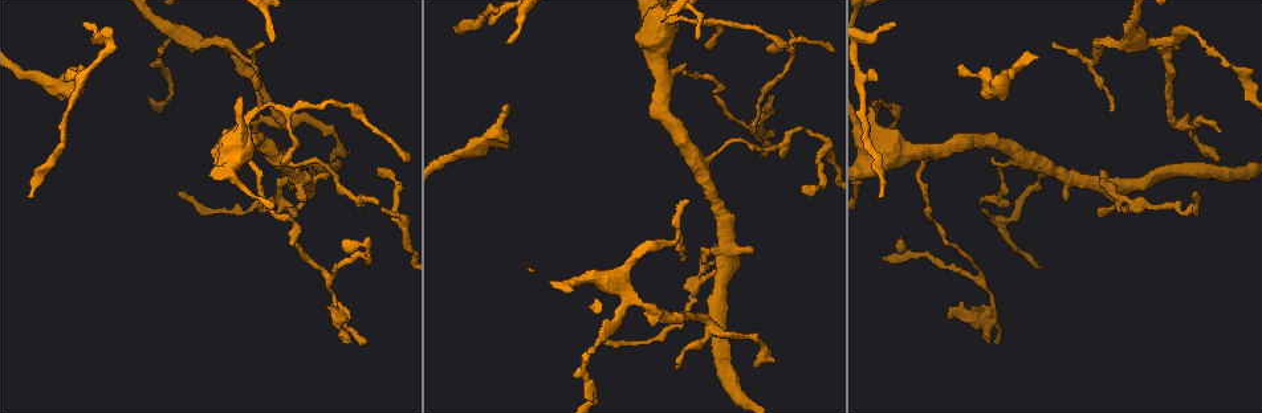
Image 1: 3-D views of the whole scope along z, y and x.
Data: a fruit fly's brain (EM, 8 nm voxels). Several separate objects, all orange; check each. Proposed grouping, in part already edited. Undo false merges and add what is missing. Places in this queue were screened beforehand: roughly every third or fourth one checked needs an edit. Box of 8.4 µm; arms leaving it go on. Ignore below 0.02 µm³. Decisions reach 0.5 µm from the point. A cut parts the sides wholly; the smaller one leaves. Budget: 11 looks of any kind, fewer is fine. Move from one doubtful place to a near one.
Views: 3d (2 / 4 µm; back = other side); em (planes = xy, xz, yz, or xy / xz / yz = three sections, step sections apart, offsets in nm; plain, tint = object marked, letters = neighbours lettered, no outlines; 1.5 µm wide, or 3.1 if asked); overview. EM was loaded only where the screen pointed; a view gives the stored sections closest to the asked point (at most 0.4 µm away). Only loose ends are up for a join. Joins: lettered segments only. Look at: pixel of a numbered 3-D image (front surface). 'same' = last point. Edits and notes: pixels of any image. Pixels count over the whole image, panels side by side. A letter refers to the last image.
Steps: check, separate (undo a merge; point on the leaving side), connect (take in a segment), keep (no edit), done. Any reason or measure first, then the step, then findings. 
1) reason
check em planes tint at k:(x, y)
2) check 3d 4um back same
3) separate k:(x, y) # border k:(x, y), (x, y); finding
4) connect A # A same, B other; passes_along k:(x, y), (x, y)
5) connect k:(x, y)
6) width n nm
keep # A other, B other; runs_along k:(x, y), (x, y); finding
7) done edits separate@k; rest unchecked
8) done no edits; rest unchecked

free end
check em xy step 4 letters at 1:(262, 44)

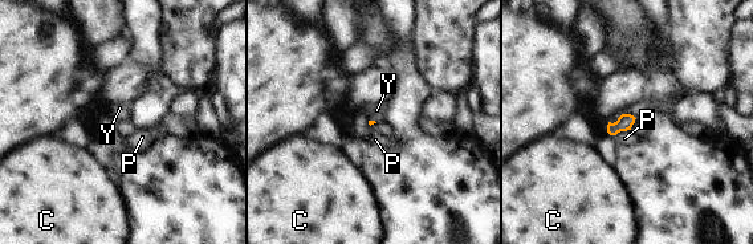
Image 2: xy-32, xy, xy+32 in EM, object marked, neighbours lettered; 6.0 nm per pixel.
another direction
check em planes letters same

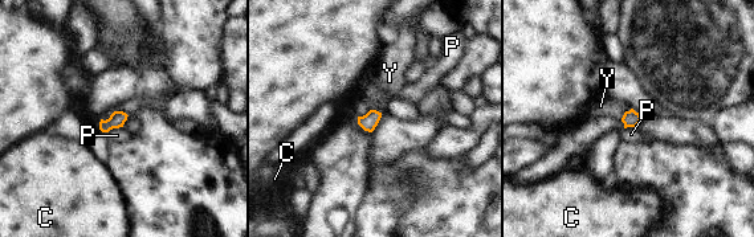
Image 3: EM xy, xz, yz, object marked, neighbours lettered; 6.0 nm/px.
width 100 nm
connect 3:(390, 73) # C other, P other, Y same; passes_along 3:(369, 122), (375, 110), (390, 73); the neuron continues

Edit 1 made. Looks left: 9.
check overview

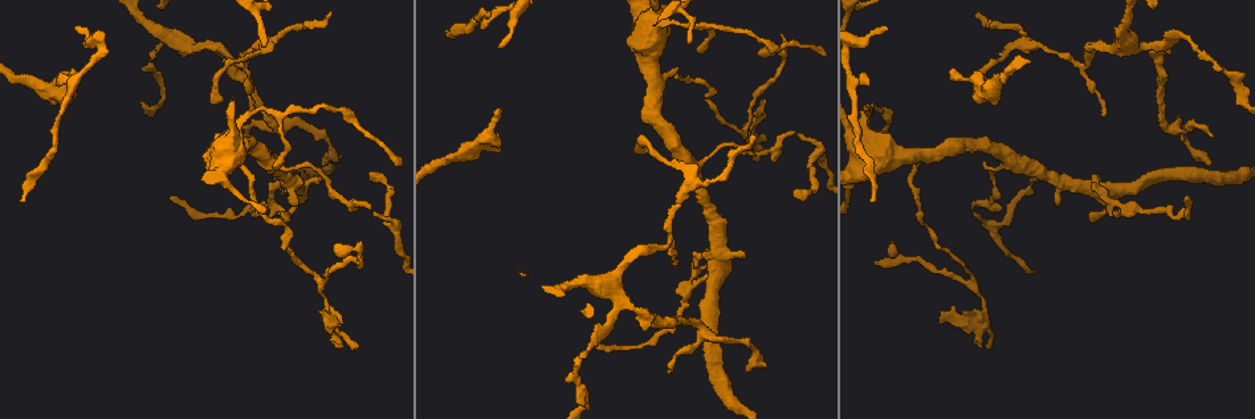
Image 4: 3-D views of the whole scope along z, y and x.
check 3d 2um back at 4:(499, 110)

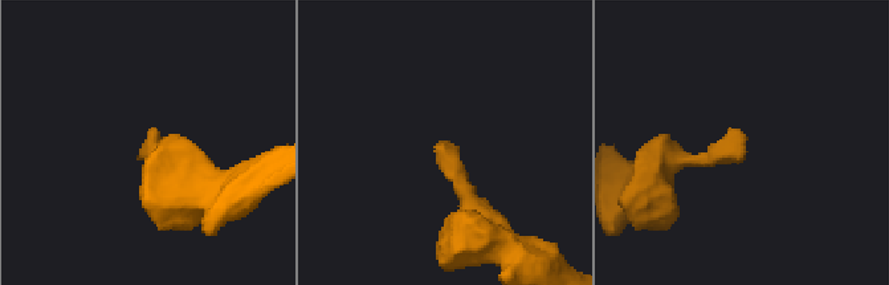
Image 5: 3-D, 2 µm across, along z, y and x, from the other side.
check em planes tint at 5:(140, 154)

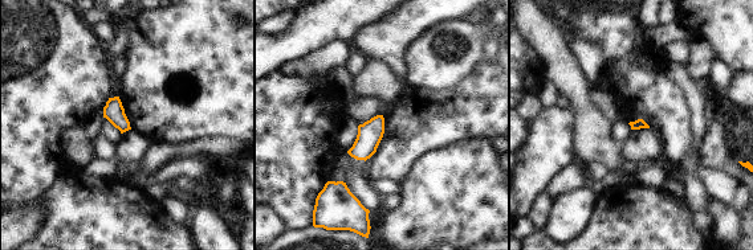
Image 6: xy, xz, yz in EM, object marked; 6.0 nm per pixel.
check em planes letters same

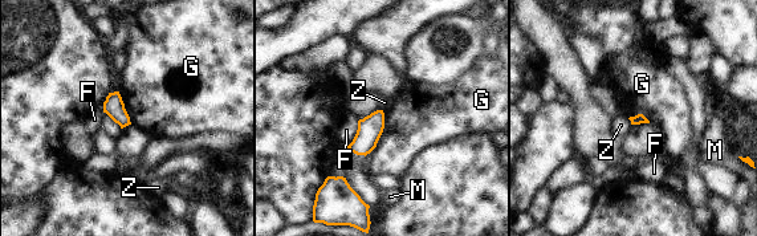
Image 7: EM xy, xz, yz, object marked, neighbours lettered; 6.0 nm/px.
keep # F other, G other, M other, Z other; border 7:(383, 110), (383, 131), (365, 155); no lettered segment goes on from it

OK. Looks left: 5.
end of a long branch
check em xz step 8 tint at 4:(446, 29)

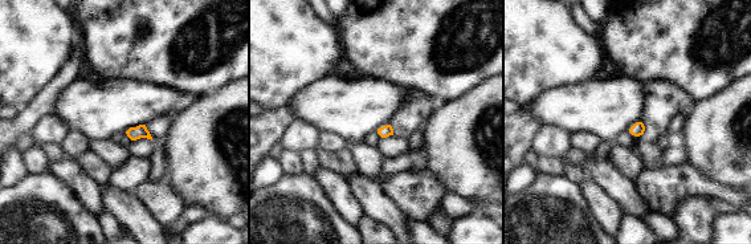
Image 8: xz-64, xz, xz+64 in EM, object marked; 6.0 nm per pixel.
check em yz step 8 letters same

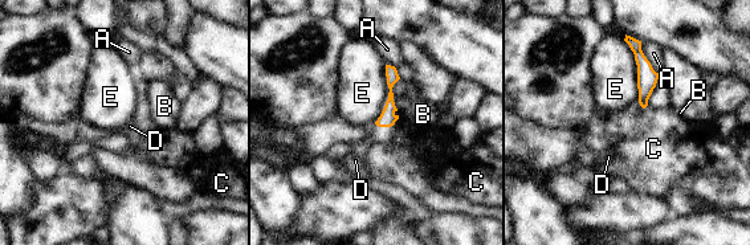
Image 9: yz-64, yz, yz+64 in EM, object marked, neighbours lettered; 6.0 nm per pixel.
connect 9:(357, 158) # A other, B other, C other, D same, E other; passes_along 9:(387, 118), (383, 126), (357, 158); the neuron continues

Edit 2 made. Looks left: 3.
thin end
check em planes letters at 4:(674, 262)

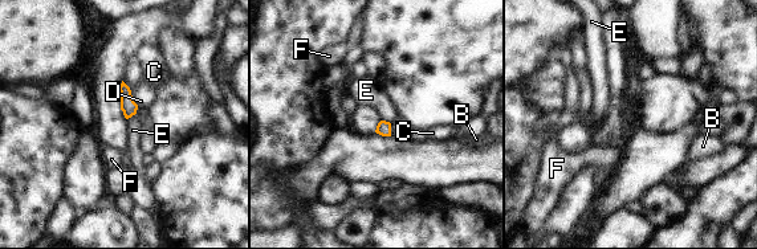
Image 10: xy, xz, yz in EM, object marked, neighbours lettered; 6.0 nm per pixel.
width 90 nm
keep # B other, C other, D other, E other, F other; border 10:(135, 113), (126, 119); none of them fits

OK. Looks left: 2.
check em yz step 8 letters at 4:(290, 220)

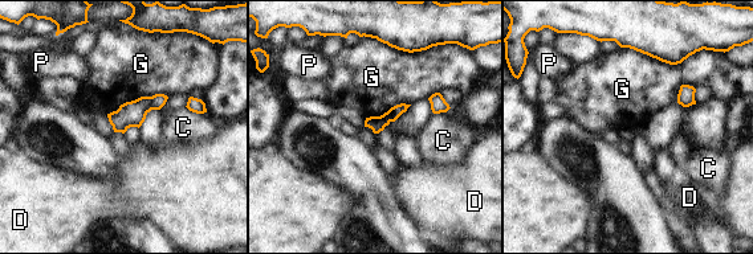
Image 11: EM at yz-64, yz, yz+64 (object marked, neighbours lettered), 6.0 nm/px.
keep # C other, D other, G other, P other; border 11:(621, 46), (670, 64), (688, 57); none of them fits

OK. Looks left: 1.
done edits connect@3, connect@9; rest unchecked

